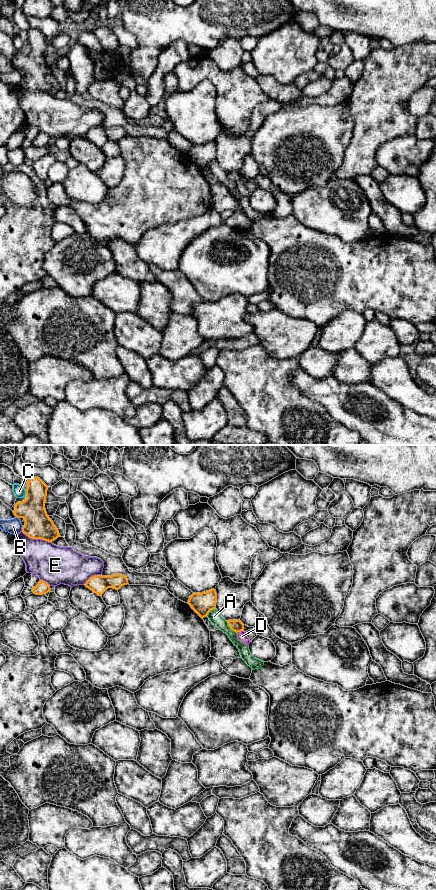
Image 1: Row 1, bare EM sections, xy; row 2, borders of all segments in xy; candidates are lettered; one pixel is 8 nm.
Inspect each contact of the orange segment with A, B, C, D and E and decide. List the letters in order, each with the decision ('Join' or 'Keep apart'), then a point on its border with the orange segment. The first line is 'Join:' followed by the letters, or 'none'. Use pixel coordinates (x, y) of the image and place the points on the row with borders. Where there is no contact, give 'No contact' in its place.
Join: none
A: Keep apart. Touches orange at xy (231, 628)
B: Keep apart. Touches orange at xy (22, 528)
C: Keep apart. Touches orange at xy (26, 493)
D: Keep apart. Touches orange at xy (239, 631)
E: Keep apart. Touches orange at xy (36, 538)

